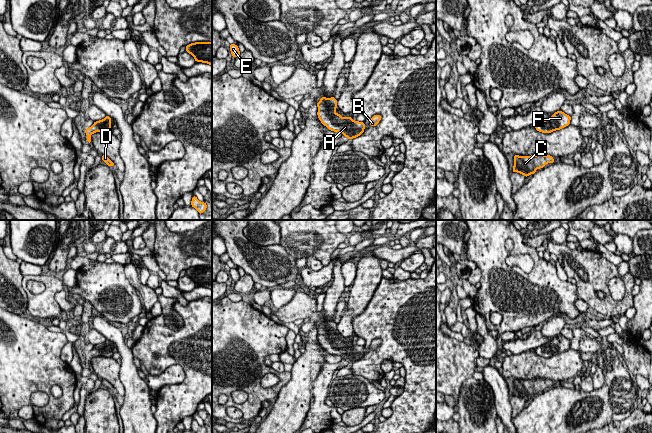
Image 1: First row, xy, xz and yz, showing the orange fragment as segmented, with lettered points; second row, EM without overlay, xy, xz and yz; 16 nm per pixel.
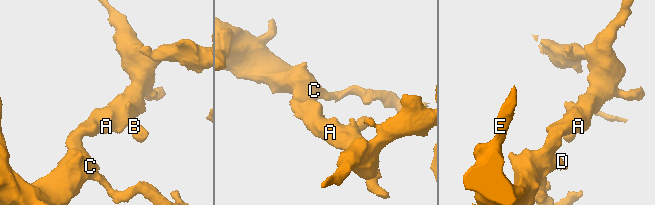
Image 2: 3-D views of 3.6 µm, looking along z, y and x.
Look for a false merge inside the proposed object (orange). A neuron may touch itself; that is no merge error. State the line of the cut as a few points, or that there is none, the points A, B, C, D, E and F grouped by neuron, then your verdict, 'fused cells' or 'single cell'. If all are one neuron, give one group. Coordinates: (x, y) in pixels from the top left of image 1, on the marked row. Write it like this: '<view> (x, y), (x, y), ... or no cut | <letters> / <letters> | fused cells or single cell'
no cut | A B C D E F | single cell

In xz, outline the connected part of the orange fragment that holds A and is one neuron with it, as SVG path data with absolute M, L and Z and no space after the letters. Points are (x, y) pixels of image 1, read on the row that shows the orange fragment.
M321 96L320 101L316 105L318 107L317 115L319 120L329 130L341 132L348 139L356 138L364 132L364 122L354 121L350 116L344 118L335 112L337 109L336 98Z

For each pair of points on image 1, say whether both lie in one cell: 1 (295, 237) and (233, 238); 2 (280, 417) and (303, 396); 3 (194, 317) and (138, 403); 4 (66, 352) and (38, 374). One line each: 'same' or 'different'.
1: different
2: same
3: different
4: different

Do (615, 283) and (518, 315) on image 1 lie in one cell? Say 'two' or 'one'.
two

